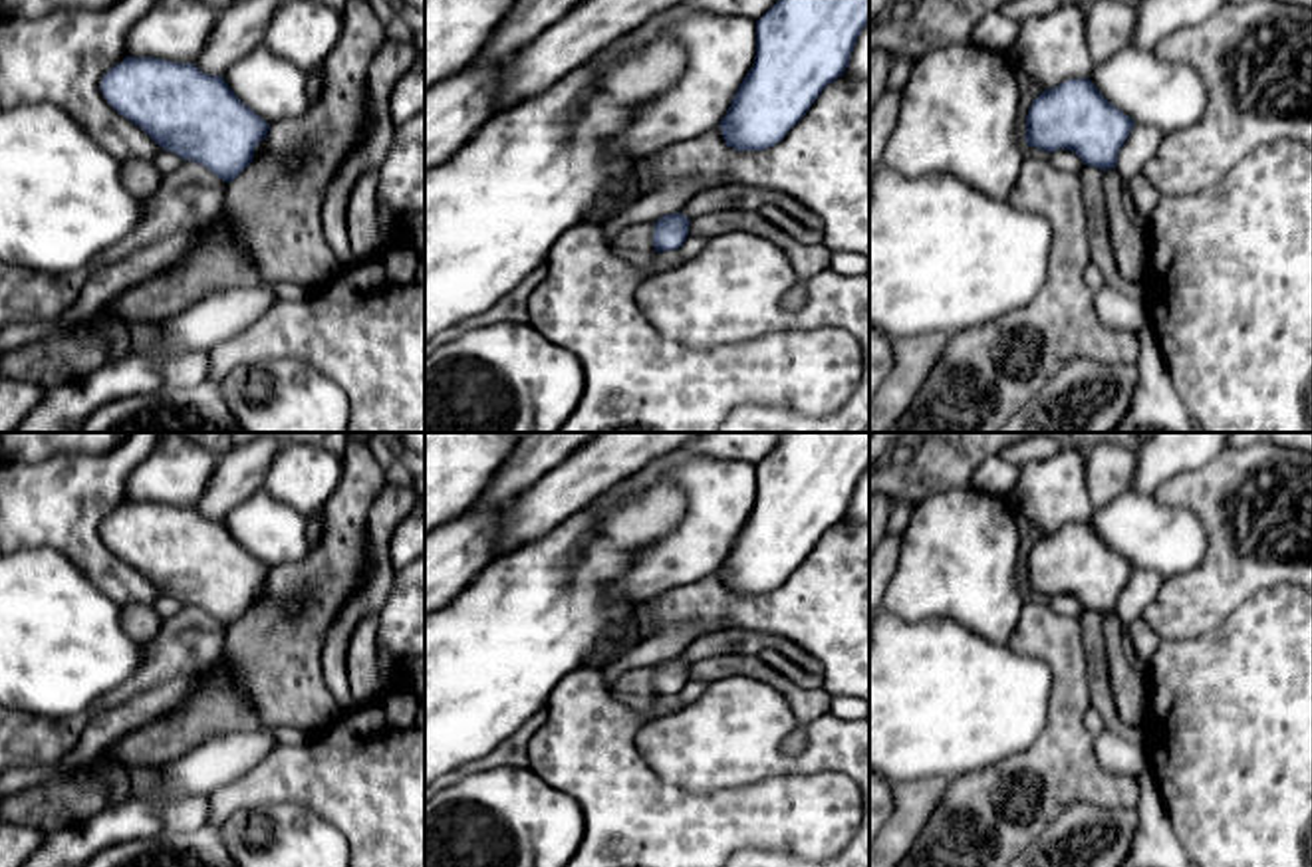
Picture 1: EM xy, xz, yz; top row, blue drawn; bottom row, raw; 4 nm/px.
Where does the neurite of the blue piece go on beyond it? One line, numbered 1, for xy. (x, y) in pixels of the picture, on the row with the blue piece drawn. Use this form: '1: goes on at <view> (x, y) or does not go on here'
1: does not go on here

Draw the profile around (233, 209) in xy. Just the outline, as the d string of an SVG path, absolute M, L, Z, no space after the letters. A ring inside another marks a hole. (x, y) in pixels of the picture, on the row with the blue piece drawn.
M347 0L341 18L343 32L322 63L322 97L318 105L302 117L272 123L264 153L234 181L226 183L218 218L224 232L256 264L262 284L296 282L306 288L320 288L328 284L337 268L335 256L324 238L320 210L329 181L377 123L369 101L367 73L373 56L387 40L371 0ZM292 151L302 153L302 165L296 171L286 169L286 157Z

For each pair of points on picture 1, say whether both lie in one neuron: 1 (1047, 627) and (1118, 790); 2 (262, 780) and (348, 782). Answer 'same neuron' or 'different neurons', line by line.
1: same neuron
2: same neuron

